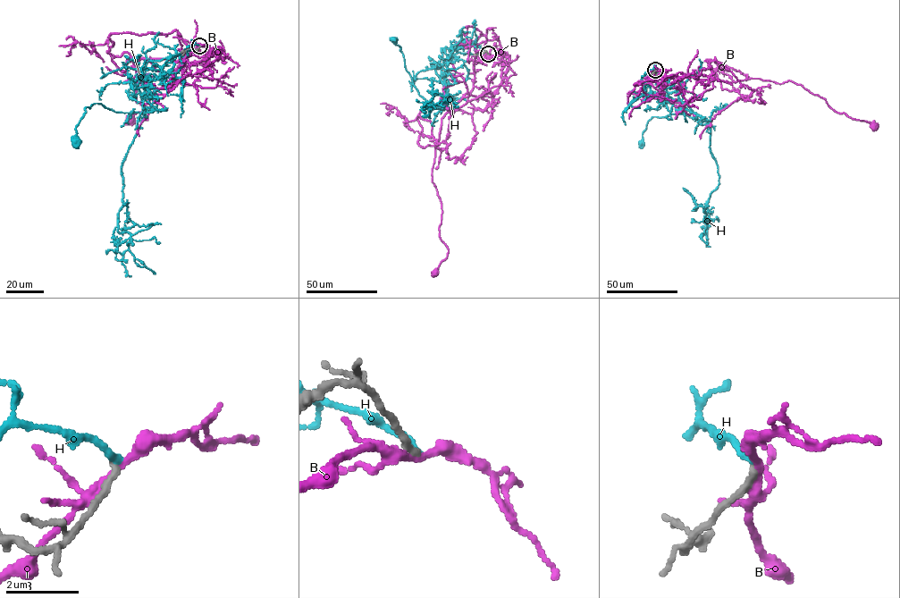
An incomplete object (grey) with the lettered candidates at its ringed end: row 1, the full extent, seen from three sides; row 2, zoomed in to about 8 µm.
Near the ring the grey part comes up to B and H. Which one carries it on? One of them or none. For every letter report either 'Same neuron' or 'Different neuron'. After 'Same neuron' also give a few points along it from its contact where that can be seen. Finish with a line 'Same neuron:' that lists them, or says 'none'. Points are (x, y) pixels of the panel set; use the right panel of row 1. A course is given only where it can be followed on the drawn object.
B: Different neuron
H: Different neuron
Same neuron: none

